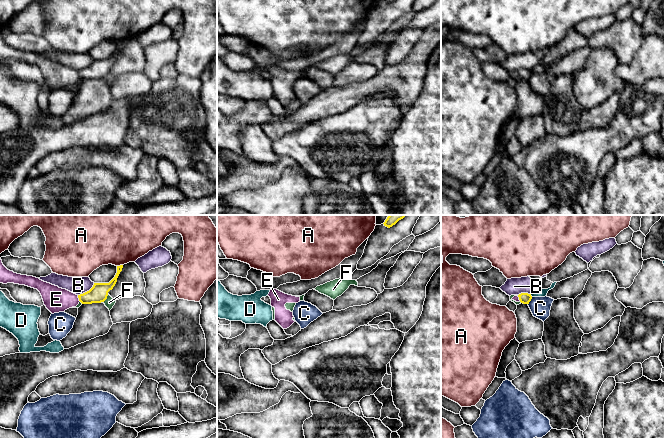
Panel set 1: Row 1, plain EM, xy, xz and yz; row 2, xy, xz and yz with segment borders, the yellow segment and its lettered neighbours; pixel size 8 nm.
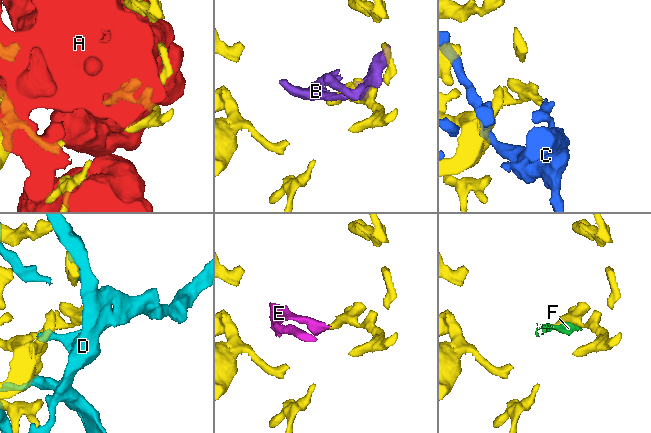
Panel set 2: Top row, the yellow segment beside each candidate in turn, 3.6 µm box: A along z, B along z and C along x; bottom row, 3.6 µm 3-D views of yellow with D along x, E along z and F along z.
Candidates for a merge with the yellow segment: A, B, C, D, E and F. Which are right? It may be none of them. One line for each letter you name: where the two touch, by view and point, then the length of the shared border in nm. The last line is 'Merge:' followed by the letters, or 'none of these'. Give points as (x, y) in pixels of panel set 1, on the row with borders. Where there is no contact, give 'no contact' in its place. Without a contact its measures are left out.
Merge: none of these

